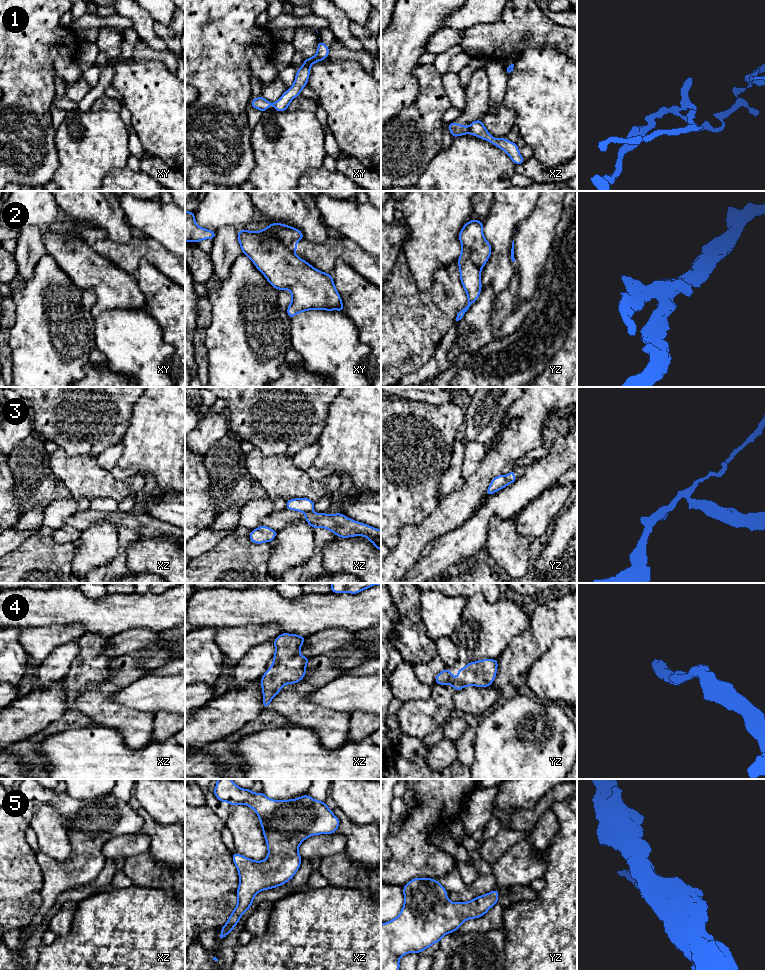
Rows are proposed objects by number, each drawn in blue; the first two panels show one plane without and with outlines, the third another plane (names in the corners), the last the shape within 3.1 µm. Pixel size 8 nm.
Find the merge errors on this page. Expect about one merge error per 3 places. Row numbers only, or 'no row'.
1, 2, 3

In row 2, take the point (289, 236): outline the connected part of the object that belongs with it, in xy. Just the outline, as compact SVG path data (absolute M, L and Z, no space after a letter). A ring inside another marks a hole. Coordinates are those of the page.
M271 223L266 229L262 229L260 231L276 238L292 253L295 253L297 249L297 242L301 239L305 239L300 230L281 223Z

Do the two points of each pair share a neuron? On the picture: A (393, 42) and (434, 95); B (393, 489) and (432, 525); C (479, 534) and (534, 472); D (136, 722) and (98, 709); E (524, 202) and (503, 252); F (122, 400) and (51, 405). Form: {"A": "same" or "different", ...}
{"A": "different", "B": "different", "C": "same", "D": "same", "E": "same", "F": "same"}

